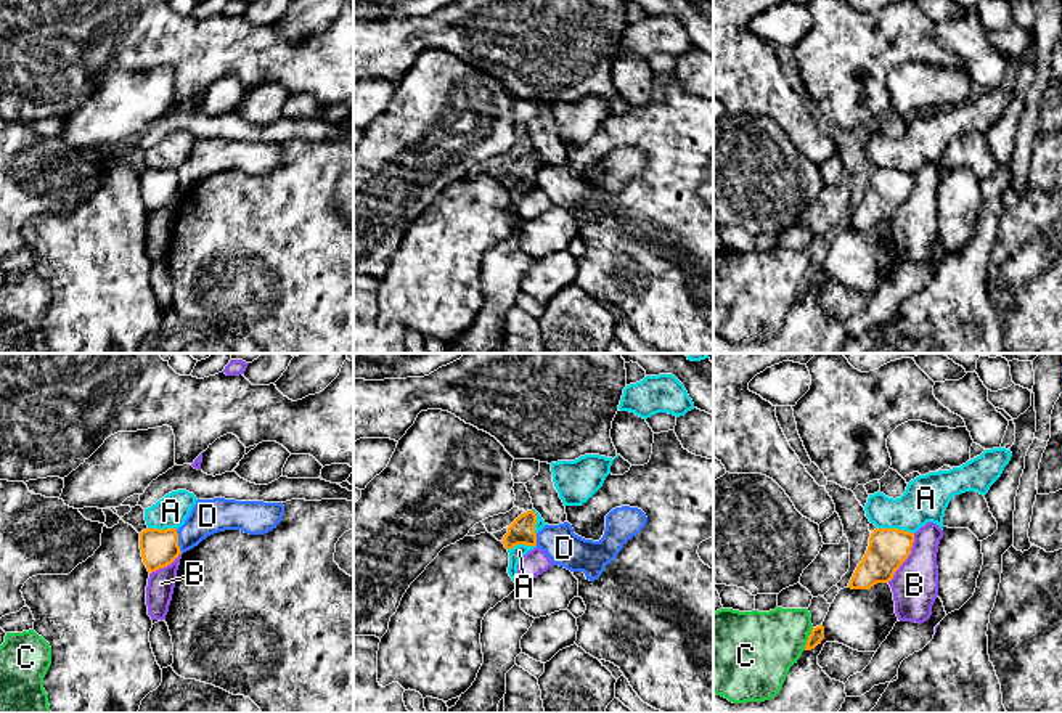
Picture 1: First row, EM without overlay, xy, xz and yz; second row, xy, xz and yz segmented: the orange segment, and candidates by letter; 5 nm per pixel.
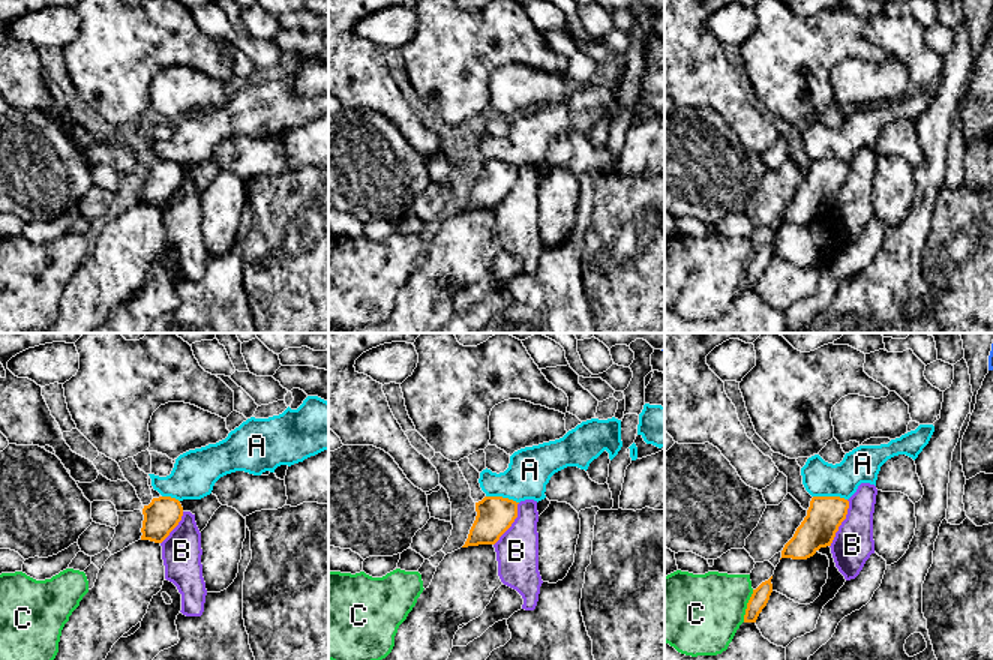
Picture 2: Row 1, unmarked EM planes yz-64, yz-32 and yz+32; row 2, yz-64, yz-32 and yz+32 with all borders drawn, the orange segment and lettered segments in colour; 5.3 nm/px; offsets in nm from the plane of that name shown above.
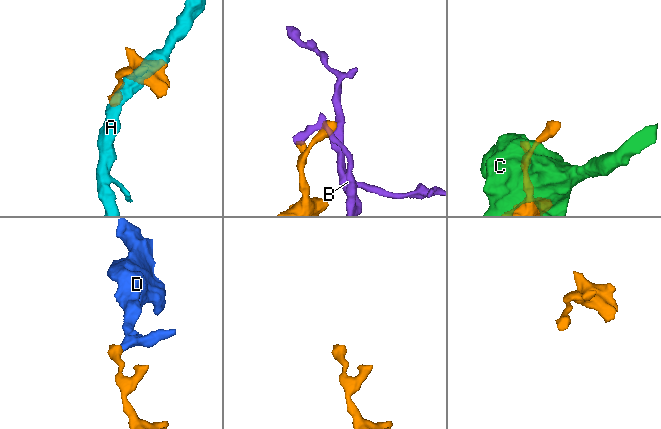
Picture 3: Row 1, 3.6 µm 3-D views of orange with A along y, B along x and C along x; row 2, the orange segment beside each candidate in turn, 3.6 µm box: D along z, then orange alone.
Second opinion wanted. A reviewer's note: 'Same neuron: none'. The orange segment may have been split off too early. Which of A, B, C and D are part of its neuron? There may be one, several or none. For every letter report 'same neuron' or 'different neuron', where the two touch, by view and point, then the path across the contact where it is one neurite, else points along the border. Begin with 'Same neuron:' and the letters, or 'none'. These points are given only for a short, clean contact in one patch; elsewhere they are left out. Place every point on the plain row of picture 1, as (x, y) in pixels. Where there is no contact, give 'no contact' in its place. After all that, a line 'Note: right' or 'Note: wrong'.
Same neuron: none
A: different neuron | yz (895, 169) | along yz (878, 167), (897, 167), (913, 174)
B: different neuron | yz (906, 198) | along yz (914, 174), (911, 193), (887, 222)
C: different neuron | yz (808, 280) | along yz (813, 268), (804, 289)
D: different neuron | xy (177, 182) | along xy (175, 169), (182, 193)
Note: right

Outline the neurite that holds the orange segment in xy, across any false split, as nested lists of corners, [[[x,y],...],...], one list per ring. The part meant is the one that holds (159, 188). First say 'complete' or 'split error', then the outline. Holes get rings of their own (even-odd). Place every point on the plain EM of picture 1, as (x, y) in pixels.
complete; [[[146,169],[140,173],[140,189],[149,214],[170,206],[180,194],[177,169]]]

